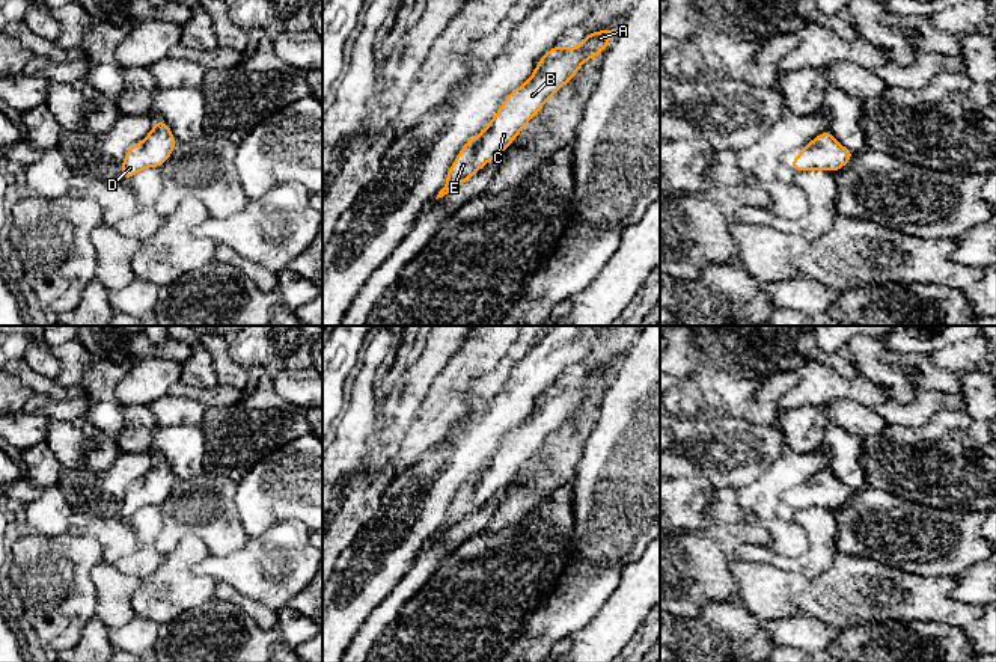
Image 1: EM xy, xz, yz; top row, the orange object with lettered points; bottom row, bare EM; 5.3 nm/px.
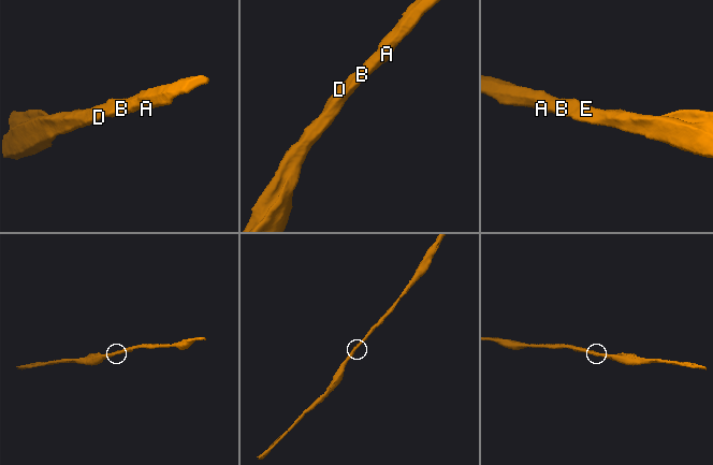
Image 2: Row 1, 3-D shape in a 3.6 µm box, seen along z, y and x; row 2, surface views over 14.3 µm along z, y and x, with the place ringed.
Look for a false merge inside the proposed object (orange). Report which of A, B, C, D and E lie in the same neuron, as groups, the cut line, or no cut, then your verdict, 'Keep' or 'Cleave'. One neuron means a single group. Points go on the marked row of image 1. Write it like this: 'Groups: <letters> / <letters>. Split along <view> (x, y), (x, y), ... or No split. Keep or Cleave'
Groups: A B C D E. No split. Keep

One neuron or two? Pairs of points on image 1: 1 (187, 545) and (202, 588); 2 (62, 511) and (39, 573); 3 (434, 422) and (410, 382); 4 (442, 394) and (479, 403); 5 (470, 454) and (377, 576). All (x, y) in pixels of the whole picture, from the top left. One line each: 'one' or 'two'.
1: one
2: two
3: two
4: two
5: one

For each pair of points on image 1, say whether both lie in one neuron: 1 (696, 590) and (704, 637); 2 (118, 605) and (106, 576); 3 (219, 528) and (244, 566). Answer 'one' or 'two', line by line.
1: two
2: one
3: two

